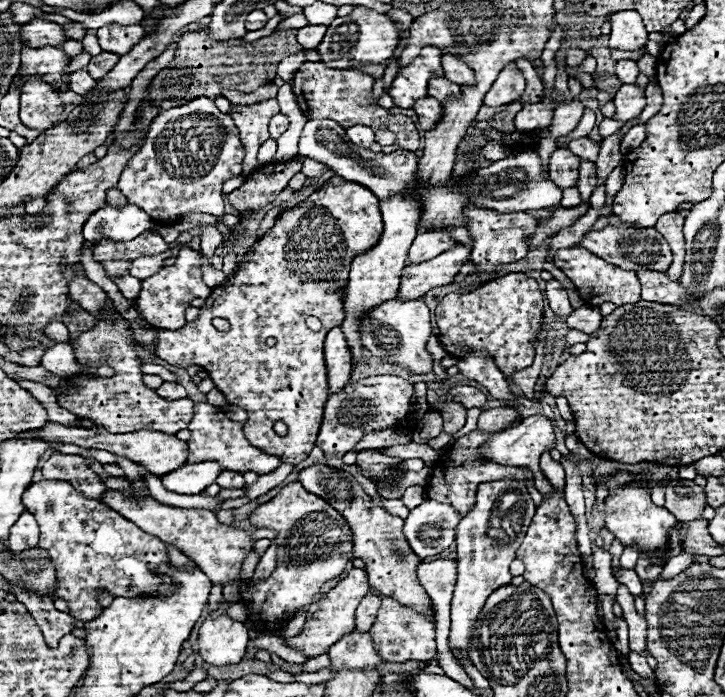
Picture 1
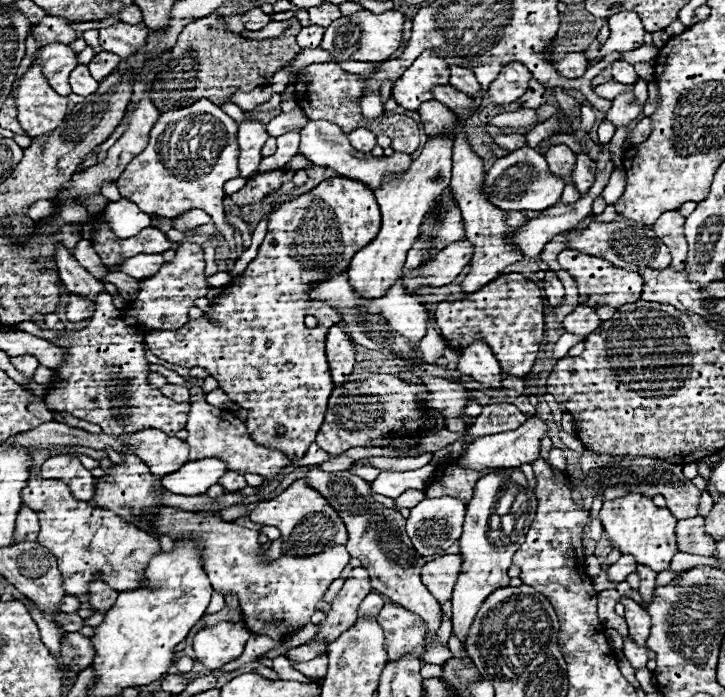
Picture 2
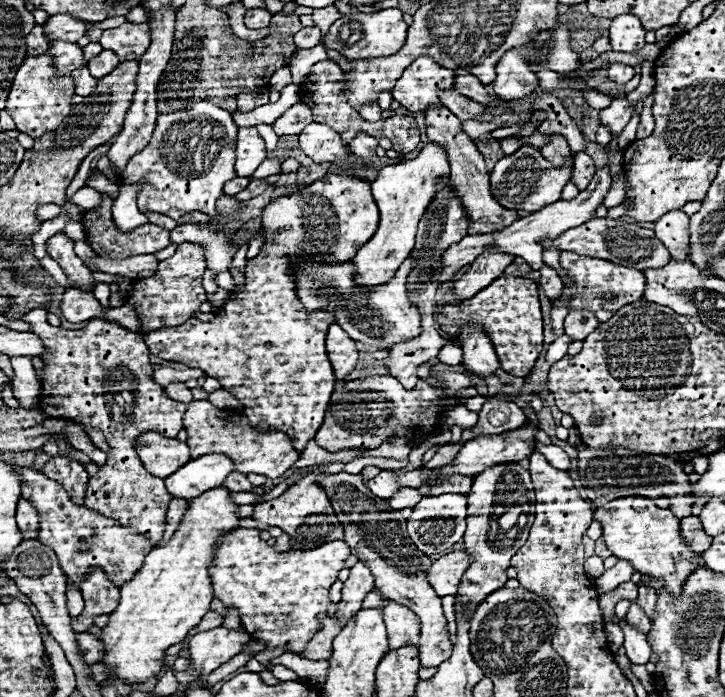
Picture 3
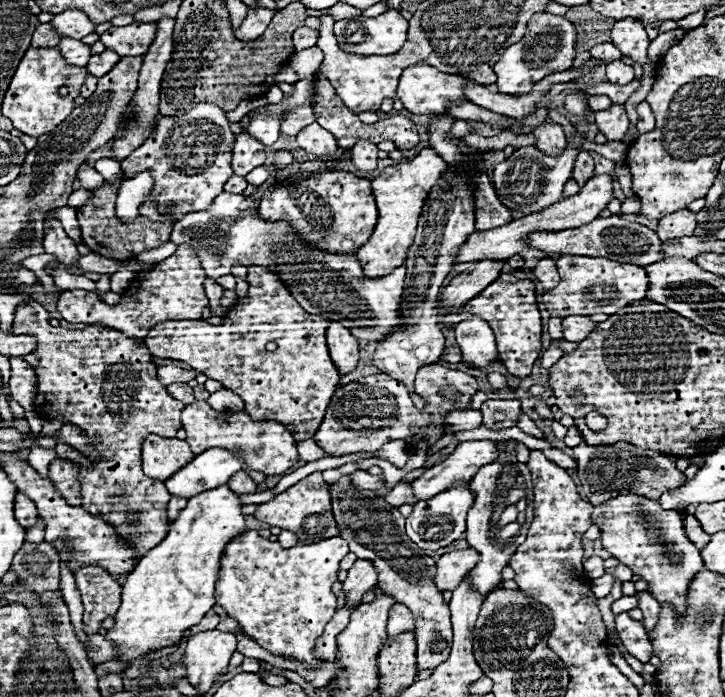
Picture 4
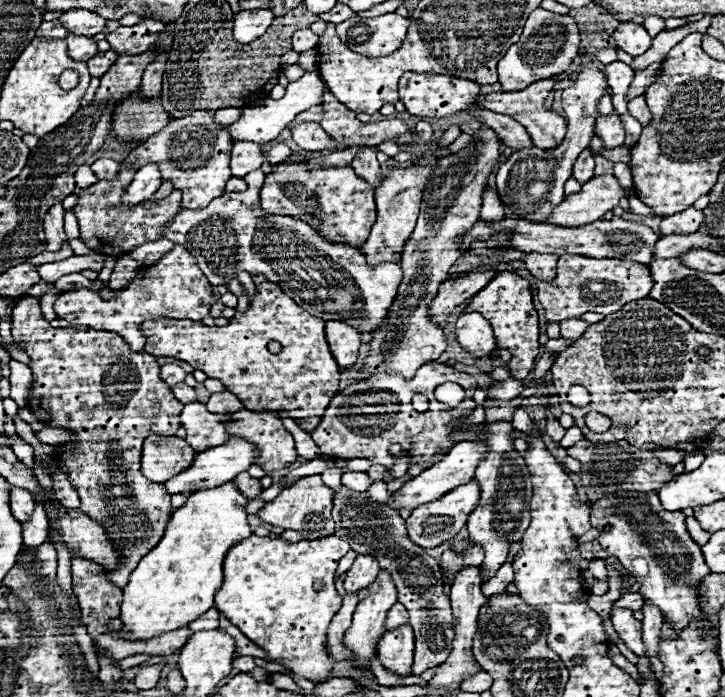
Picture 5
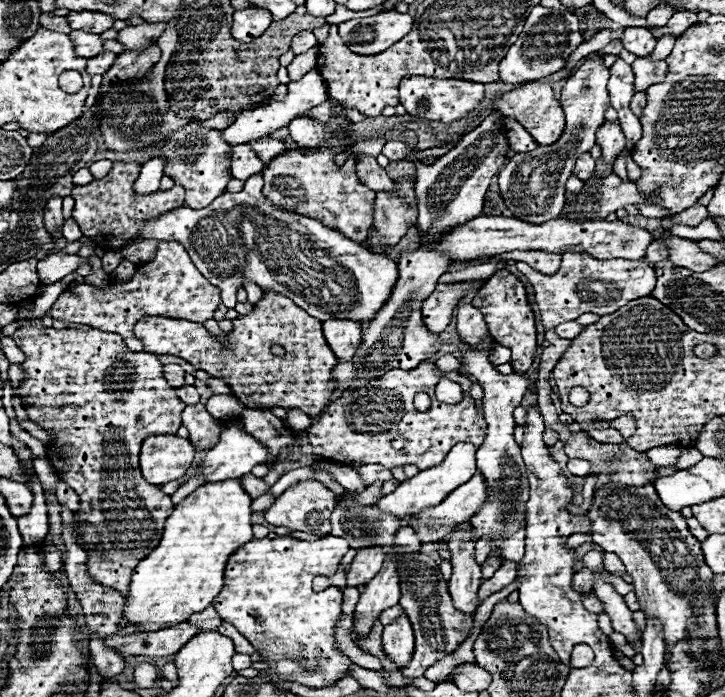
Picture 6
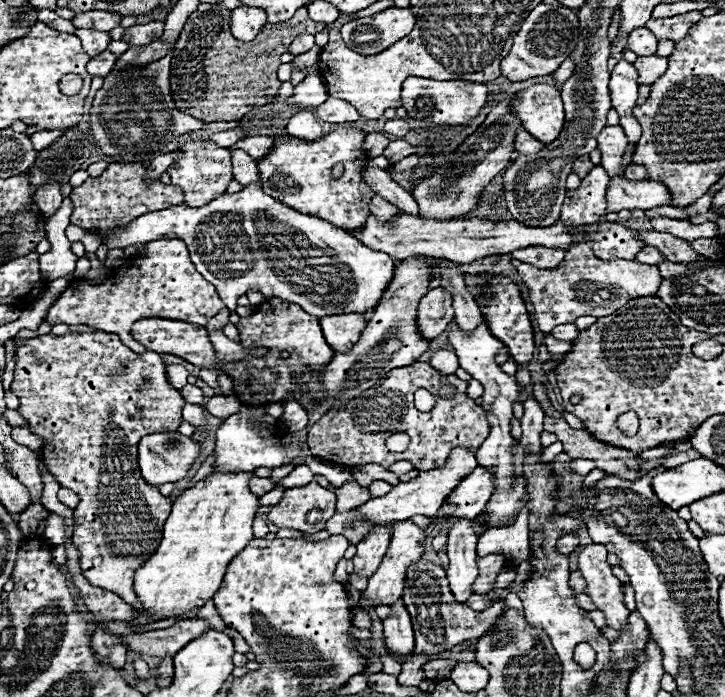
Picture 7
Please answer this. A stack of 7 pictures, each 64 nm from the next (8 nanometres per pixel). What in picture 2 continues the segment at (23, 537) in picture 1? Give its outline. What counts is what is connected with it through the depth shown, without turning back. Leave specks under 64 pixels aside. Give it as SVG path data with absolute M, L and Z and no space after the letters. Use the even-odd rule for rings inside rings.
M22 506L16 518L16 528L14 528L14 540L16 544L20 542L36 542L36 538L26 538L38 534L38 516L32 512L28 506Z

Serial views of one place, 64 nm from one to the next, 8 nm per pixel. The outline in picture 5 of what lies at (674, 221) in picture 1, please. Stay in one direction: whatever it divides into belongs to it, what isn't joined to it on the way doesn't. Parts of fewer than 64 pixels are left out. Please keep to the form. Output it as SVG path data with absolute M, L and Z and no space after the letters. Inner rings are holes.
M686 208L684 212L672 214L672 216L664 216L660 222L660 232L662 236L668 234L690 234L696 232L700 228L704 220L702 210L694 210L694 208Z

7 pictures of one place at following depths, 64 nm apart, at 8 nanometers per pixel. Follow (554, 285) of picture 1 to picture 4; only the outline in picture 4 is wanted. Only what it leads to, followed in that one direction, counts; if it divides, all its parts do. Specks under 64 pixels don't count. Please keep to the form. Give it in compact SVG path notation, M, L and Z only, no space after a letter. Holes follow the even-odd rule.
M542 258L532 272L536 274L536 278L538 278L538 282L542 284L544 290L552 290L560 282L560 276L556 272L556 266L554 266L552 258Z

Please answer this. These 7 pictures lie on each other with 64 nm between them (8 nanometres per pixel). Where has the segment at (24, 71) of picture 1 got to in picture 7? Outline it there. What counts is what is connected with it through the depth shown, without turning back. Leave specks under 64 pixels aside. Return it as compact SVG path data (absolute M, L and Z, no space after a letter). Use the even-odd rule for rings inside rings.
M78 28L74 32L80 42L82 42L82 50L88 54L88 56L98 56L100 52L104 52L110 44L110 36L108 32L96 32L96 30L84 30L84 28Z

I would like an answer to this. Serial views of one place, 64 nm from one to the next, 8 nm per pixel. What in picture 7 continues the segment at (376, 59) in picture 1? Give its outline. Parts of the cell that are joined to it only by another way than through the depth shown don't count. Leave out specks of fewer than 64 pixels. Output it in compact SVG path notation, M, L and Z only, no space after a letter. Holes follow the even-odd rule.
M388 8L368 18L358 18L340 28L342 40L360 54L384 52L384 48L396 44L408 32L412 32L416 18L410 10Z

